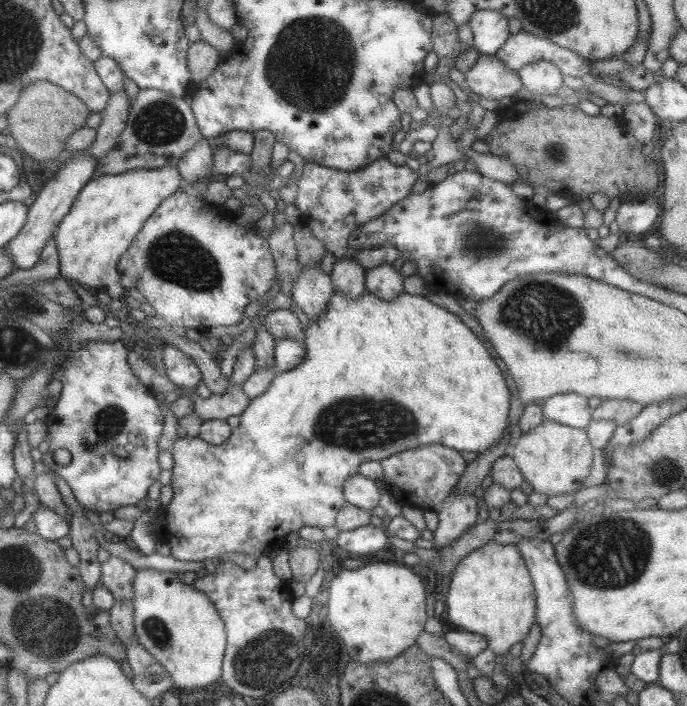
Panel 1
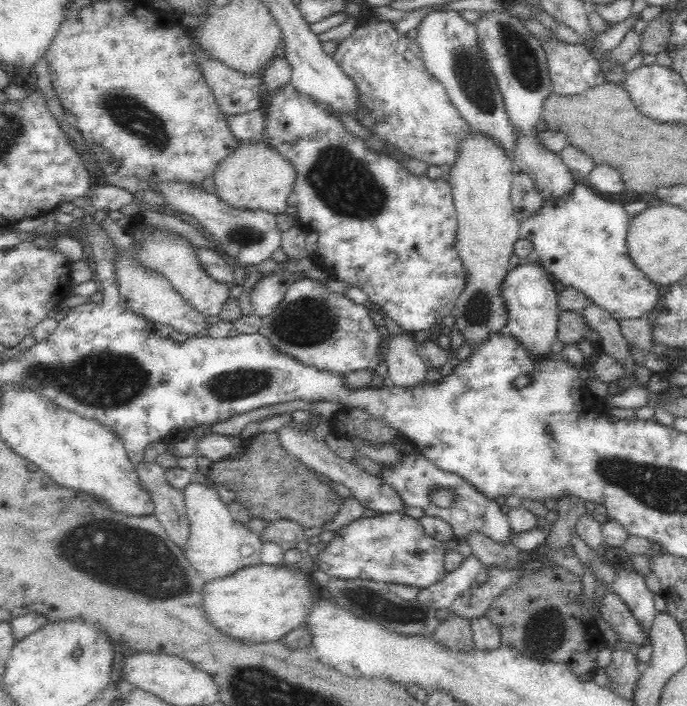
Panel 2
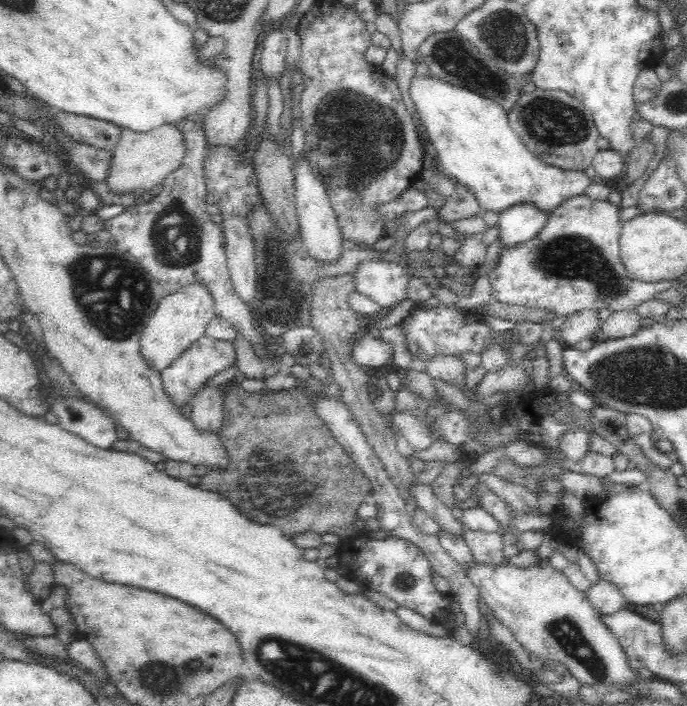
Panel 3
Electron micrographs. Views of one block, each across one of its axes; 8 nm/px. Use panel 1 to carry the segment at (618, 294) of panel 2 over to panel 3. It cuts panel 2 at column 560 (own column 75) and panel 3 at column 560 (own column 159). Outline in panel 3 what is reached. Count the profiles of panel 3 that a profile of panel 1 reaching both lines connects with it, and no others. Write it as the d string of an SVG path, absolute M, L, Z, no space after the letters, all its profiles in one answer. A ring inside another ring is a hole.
M428 75L412 76L408 92L417 108L419 120L426 129L428 141L436 149L442 172L464 186L468 186L485 211L499 210L502 212L518 201L528 201L528 203L532 201L550 214L557 204L571 196L582 194L584 189L596 180L588 177L583 170L563 169L540 161L512 130L504 111L495 102L471 90Z

